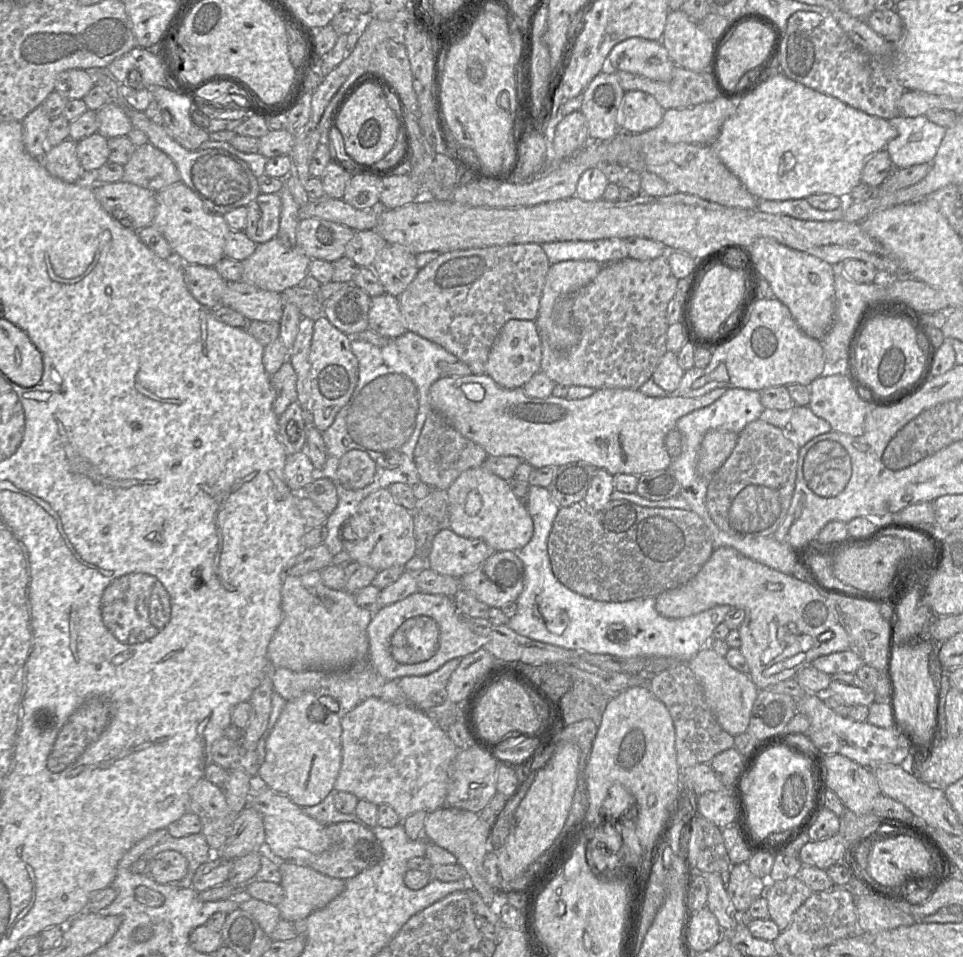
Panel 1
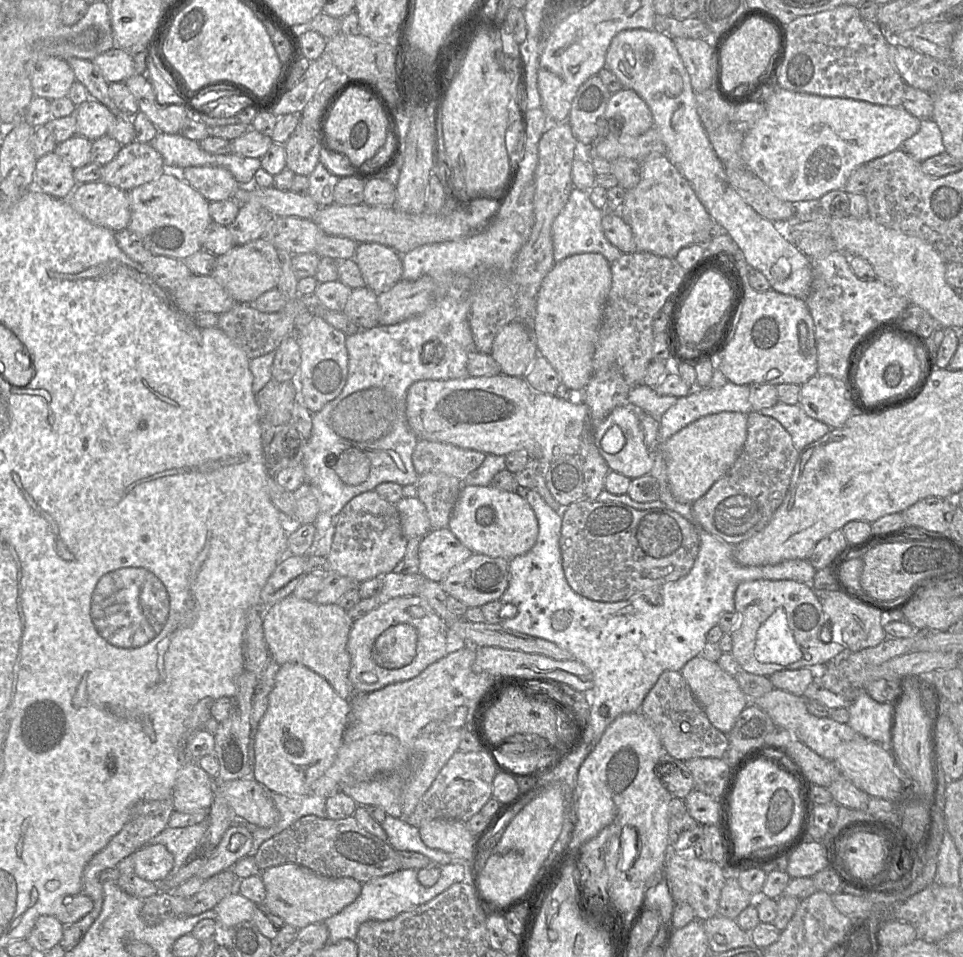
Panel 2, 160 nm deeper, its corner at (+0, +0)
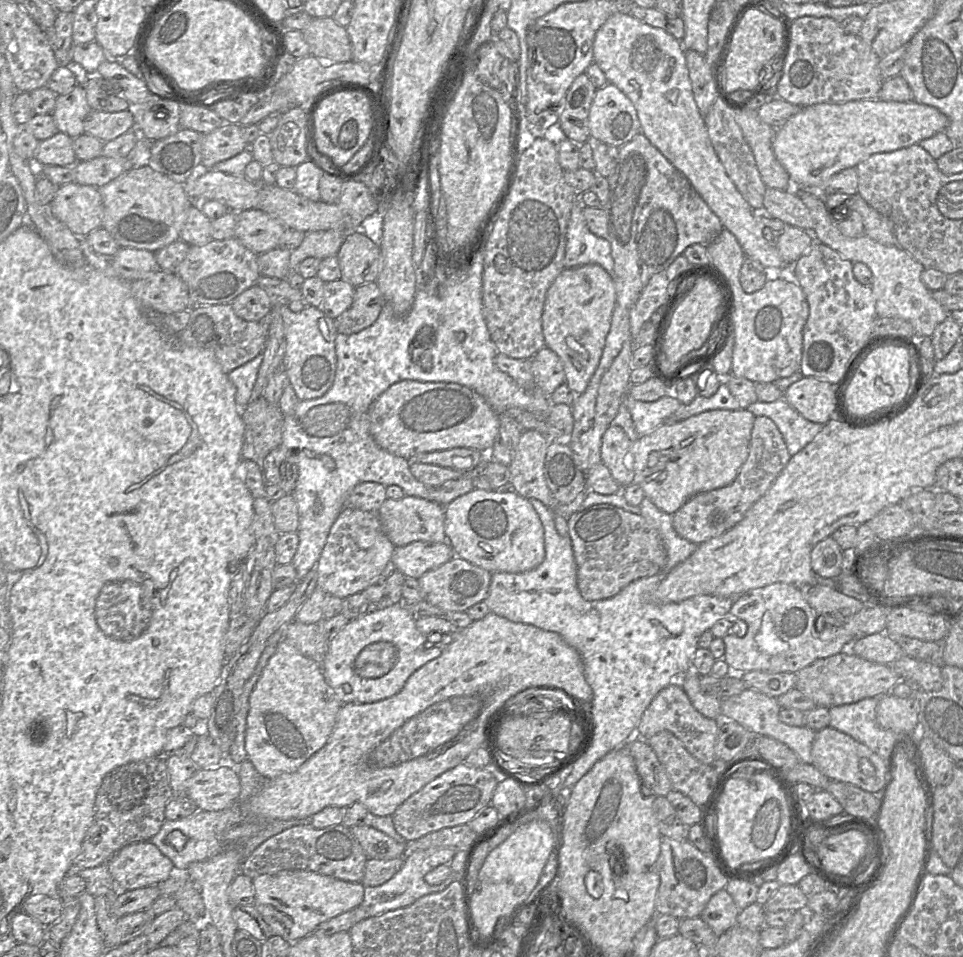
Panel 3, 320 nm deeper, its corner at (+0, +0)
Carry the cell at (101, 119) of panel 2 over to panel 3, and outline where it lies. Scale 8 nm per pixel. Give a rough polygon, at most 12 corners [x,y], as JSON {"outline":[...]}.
{"outline":[[78,83],[57,96],[51,115],[59,132],[75,138],[85,133],[91,110]]}

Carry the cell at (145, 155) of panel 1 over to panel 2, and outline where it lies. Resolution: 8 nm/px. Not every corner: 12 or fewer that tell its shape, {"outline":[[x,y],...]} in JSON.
{"outline":[[149,143],[122,145],[100,181],[124,191],[168,170]]}

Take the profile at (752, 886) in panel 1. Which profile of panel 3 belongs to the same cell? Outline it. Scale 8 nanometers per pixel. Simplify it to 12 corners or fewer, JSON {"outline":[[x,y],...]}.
{"outline":[[721,889],[700,918],[717,936],[737,925],[739,912]]}

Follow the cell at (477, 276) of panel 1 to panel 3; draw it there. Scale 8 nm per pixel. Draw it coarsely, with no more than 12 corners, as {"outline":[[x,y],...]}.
{"outline":[[376,282],[355,287],[334,319],[338,333],[371,326],[384,305]]}

